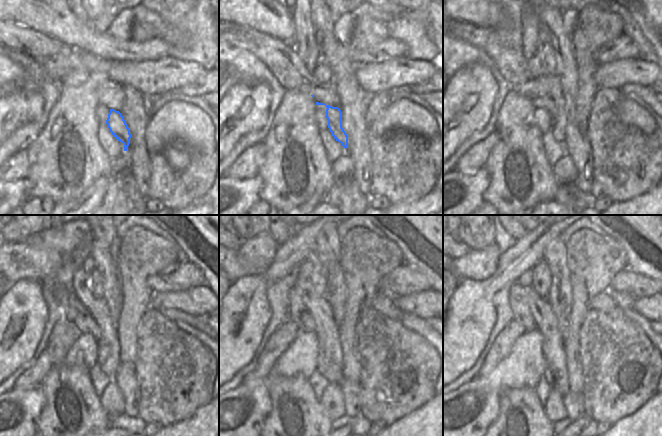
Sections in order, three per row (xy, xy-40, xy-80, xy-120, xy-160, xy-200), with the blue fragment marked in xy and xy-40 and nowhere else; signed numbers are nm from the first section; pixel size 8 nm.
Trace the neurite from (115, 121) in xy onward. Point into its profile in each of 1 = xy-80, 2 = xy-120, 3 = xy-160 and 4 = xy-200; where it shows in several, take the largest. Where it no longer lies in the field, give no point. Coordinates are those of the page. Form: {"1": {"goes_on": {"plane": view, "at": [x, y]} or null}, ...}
{"1": {"goes_on": {"plane": "xy-80", "at": [538, 102]}}, "2": {"goes_on": {"plane": "xy-120", "at": [84, 322]}}, "3": {"goes_on": {"plane": "xy-160", "at": [298, 313]}}, "4": {"goes_on": {"plane": "xy-200", "at": [521, 312]}}}

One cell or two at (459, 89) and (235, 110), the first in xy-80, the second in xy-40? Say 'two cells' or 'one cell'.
one cell

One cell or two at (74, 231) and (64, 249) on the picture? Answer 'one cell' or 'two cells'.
one cell

